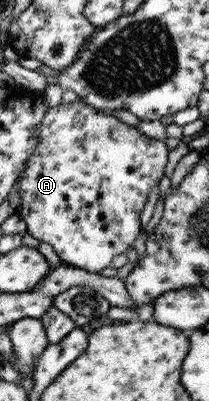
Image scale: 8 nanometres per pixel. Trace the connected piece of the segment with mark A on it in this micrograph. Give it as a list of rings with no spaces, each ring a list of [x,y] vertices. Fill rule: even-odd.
[[[80,99],[70,104],[60,103],[56,107],[48,106],[40,129],[37,147],[30,155],[26,163],[26,169],[19,180],[21,201],[16,214],[25,220],[27,233],[39,239],[39,241],[50,244],[54,248],[63,265],[84,269],[90,273],[99,273],[112,263],[114,257],[125,253],[132,243],[138,239],[138,234],[141,232],[140,213],[147,207],[148,204],[146,202],[153,198],[160,179],[164,177],[164,167],[168,163],[170,151],[165,141],[155,137],[148,137],[138,128],[123,123],[105,110],[90,107],[90,105],[86,105]]]

